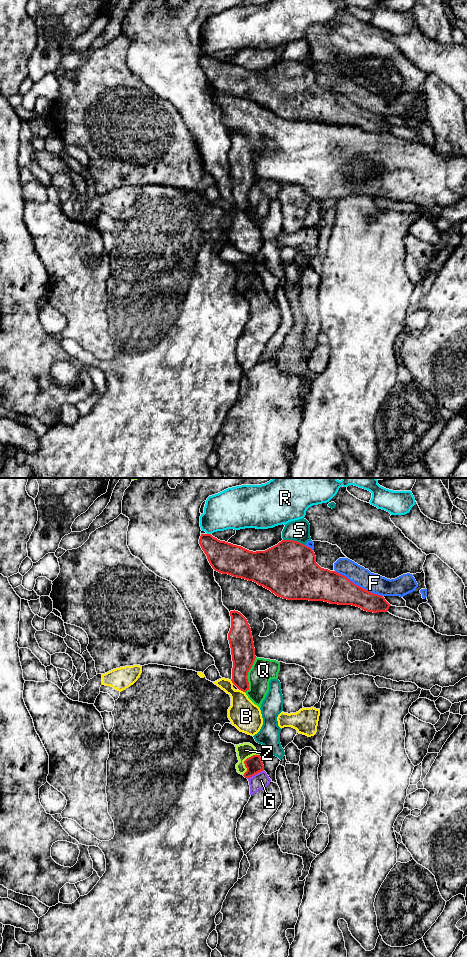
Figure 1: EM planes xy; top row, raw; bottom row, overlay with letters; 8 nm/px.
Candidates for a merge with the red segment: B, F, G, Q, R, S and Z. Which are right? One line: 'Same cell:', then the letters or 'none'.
Same cell: G

